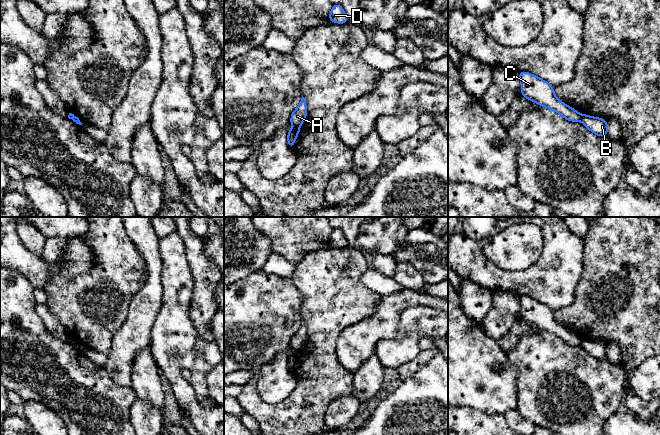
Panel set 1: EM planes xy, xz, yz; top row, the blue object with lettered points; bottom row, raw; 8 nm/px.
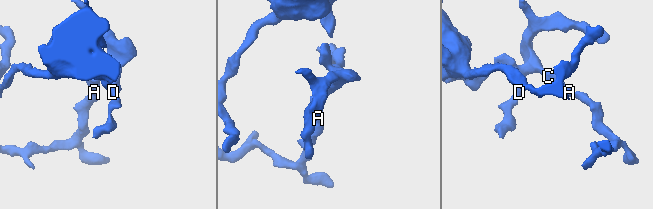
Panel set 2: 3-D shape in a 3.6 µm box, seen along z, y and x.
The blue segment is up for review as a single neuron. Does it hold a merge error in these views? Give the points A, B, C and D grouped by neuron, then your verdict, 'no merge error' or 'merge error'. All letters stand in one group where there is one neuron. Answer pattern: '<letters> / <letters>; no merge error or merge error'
A C D / B; merge error

